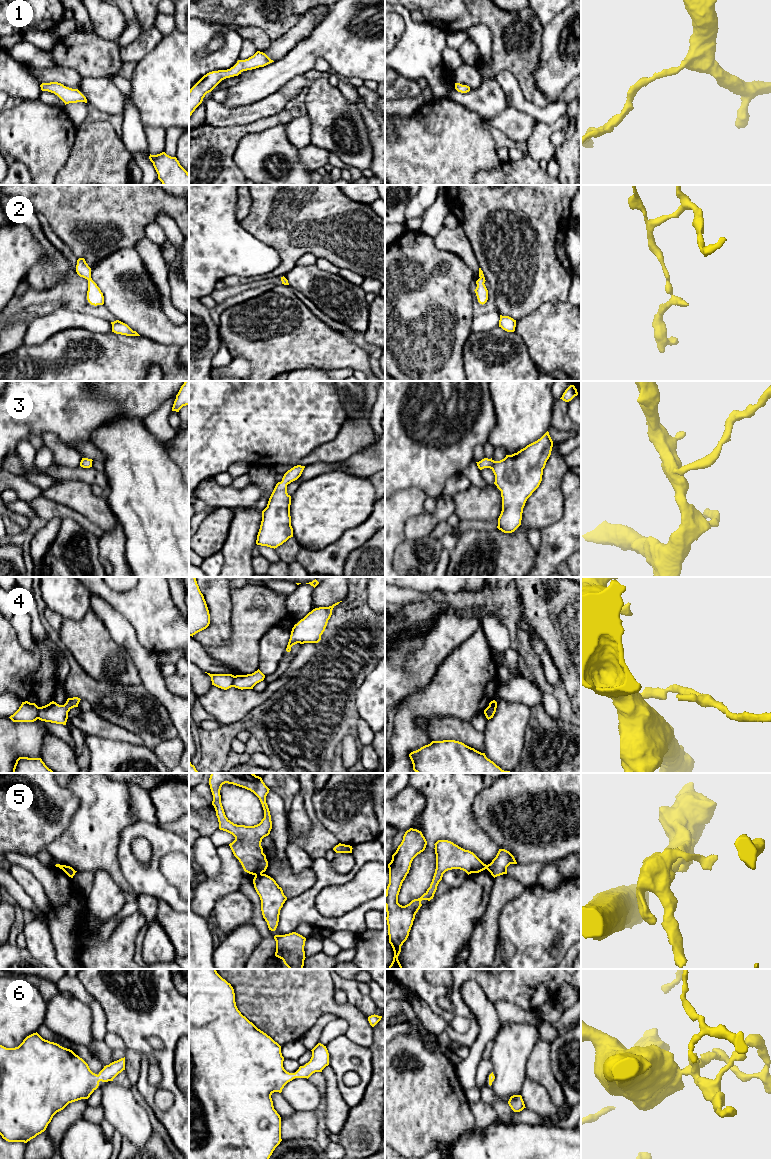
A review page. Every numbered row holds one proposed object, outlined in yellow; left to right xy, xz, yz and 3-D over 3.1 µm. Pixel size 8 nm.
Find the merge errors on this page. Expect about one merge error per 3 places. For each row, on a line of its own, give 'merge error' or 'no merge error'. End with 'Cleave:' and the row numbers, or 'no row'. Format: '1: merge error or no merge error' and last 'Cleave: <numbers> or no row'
1: no merge error
2: no merge error
3: no merge error
4: merge error
5: merge error
6: no merge error
Cleave: 4, 5

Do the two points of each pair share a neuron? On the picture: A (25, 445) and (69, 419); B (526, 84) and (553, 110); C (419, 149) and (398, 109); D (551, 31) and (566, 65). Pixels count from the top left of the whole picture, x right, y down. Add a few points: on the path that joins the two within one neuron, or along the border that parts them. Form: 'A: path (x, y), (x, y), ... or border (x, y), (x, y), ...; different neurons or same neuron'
A: border (27, 439), (22, 439), (15, 451); different neurons
B: border (526, 98), (540, 107), (547, 107), (553, 103); different neurons
C: border (423, 105), (412, 115), (399, 121); different neurons
D: path (556, 40), (558, 57); same neuron

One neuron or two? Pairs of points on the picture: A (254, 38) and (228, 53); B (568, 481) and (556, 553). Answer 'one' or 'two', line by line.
A: two
B: one

